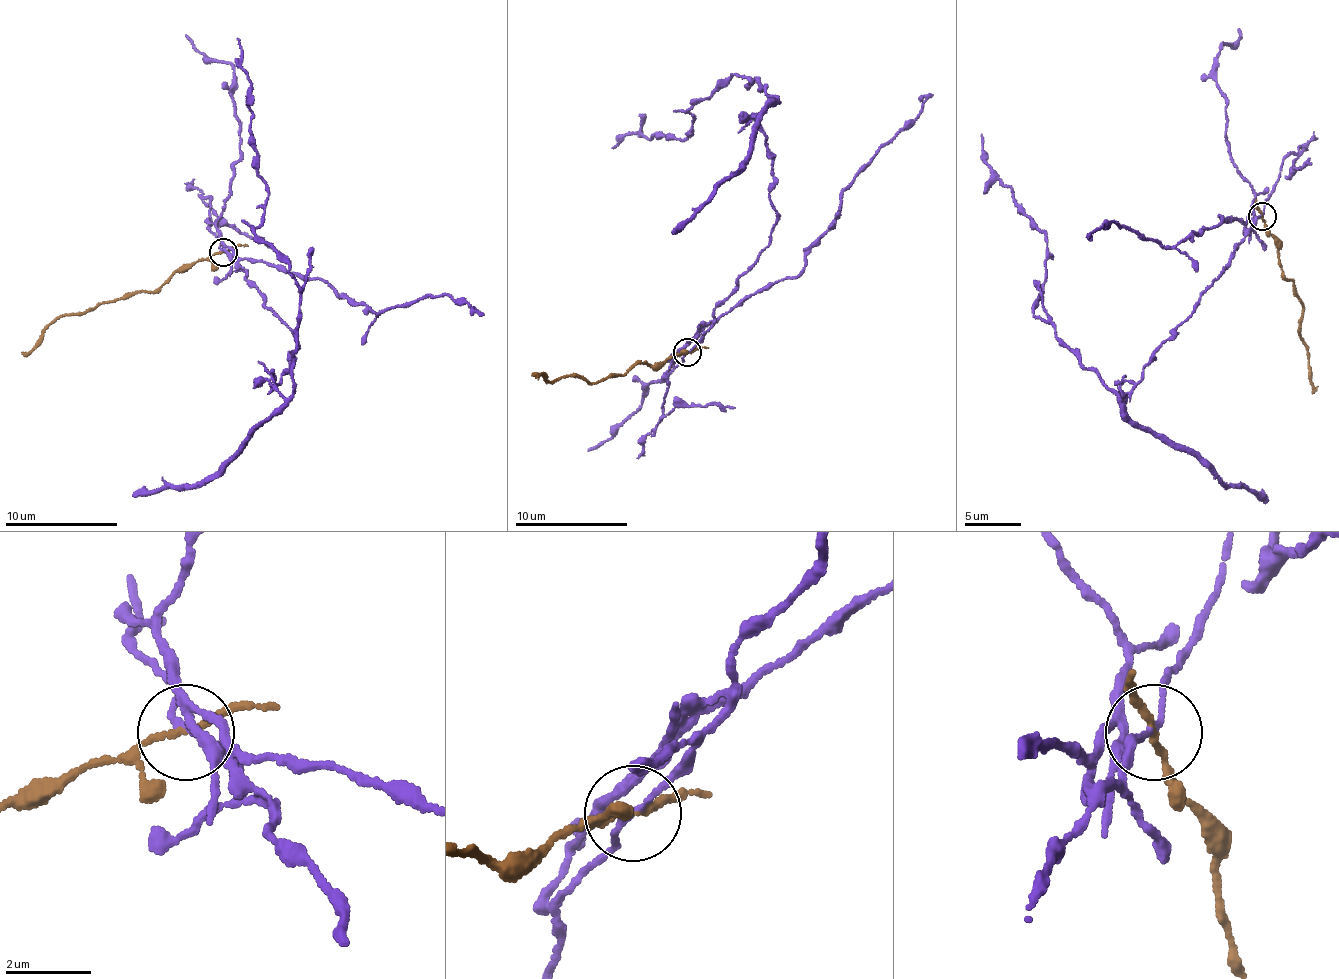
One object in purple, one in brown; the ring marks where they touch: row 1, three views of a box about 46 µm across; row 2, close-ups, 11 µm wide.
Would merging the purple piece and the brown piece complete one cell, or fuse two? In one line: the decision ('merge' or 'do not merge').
do not merge

